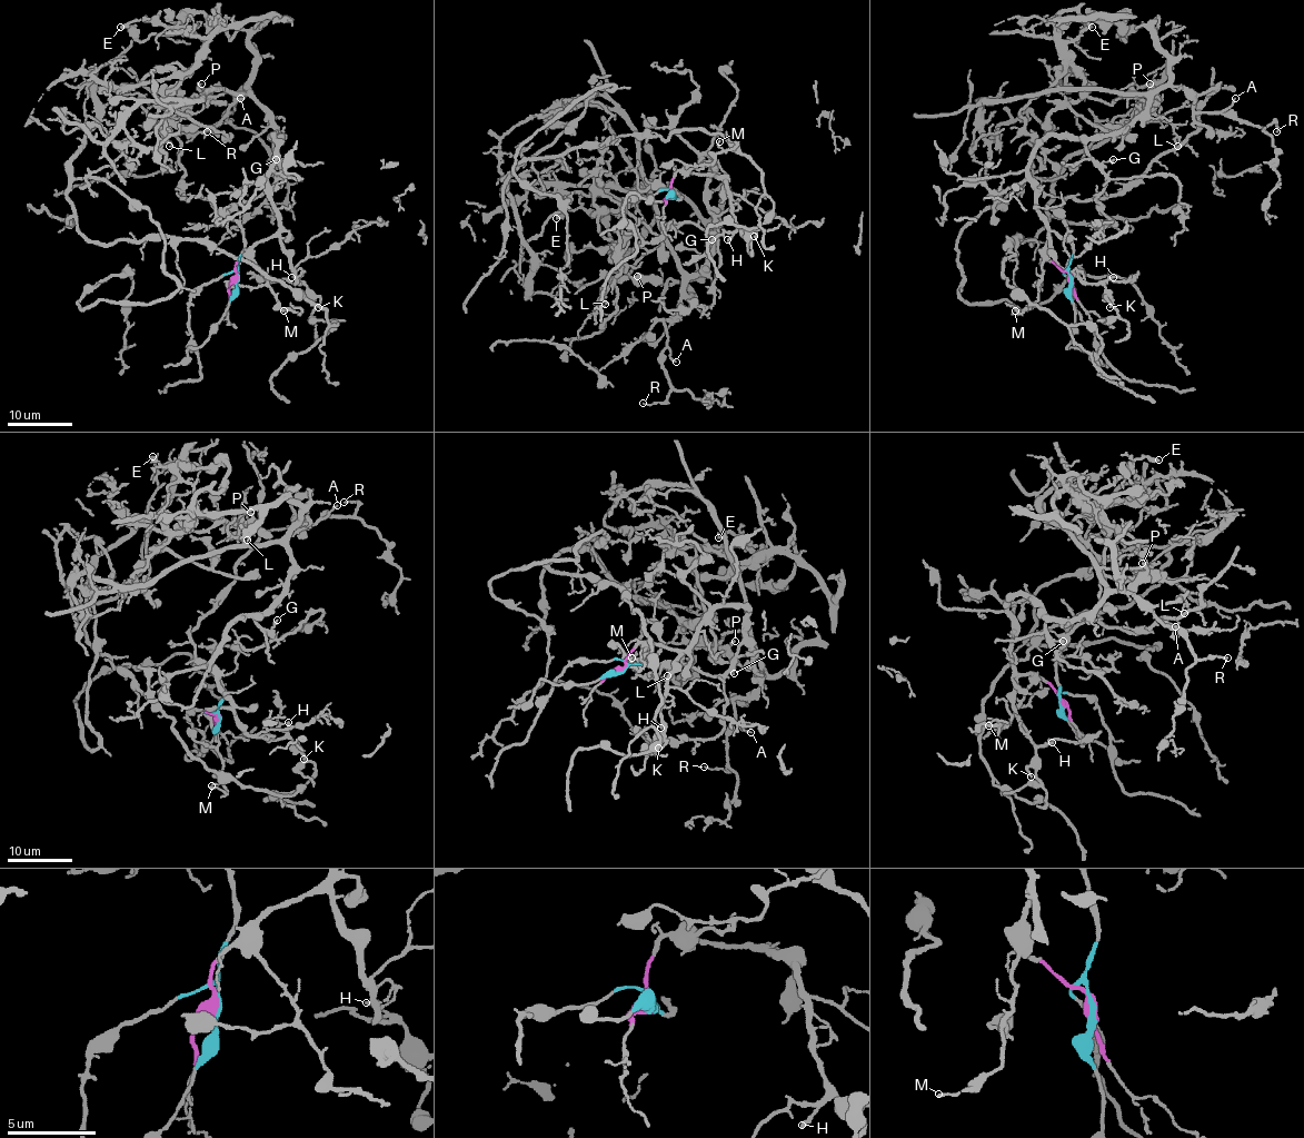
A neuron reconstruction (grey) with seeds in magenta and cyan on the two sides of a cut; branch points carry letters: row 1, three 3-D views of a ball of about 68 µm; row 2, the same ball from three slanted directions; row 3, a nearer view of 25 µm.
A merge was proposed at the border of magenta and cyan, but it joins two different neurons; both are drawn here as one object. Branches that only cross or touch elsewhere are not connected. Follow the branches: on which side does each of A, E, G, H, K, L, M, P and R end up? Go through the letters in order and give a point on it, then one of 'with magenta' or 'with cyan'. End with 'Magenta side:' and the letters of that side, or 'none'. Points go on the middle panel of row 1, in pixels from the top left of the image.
A: place (676, 362); with magenta
E: place (556, 218); with magenta
G: place (712, 239); with magenta
H: place (727, 239); with magenta
K: place (754, 236); with magenta
L: place (605, 304); with magenta
M: place (719, 141); with magenta
P: place (637, 276); with magenta
R: place (643, 403); with magenta
Magenta side: A, E, G, H, K, L, M, P, R

